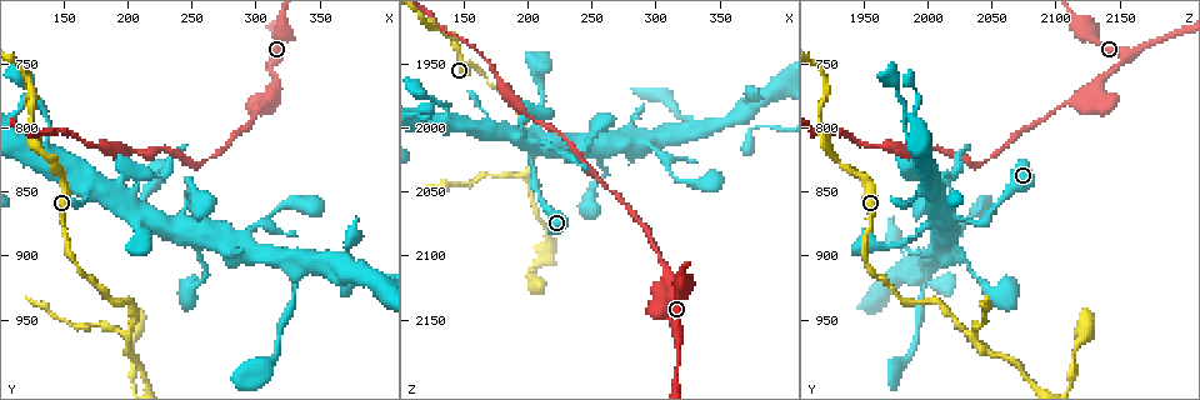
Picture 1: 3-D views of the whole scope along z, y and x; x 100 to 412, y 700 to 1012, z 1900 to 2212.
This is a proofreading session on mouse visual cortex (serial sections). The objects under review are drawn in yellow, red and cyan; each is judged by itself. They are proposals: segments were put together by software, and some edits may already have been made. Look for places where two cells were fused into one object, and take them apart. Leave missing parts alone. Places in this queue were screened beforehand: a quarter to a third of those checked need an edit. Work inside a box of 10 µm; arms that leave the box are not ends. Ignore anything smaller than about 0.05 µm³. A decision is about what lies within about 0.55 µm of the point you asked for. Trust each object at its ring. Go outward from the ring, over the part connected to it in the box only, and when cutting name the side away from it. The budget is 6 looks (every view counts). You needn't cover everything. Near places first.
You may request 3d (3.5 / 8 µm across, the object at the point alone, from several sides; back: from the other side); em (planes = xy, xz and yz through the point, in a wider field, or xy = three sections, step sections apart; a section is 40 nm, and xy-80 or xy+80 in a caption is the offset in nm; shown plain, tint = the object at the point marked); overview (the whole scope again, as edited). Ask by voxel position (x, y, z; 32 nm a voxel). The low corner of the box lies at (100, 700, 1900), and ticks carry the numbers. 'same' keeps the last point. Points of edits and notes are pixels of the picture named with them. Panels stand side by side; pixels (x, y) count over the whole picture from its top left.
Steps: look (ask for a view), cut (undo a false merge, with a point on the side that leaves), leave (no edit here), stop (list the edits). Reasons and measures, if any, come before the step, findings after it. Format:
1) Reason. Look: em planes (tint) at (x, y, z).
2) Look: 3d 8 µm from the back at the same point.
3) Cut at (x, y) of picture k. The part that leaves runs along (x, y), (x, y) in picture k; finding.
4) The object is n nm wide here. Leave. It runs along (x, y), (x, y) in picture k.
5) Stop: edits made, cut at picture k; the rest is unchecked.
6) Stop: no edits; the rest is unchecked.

Abrupt turn. Look: 3d 3.5 µm at (314, 772, 2132).

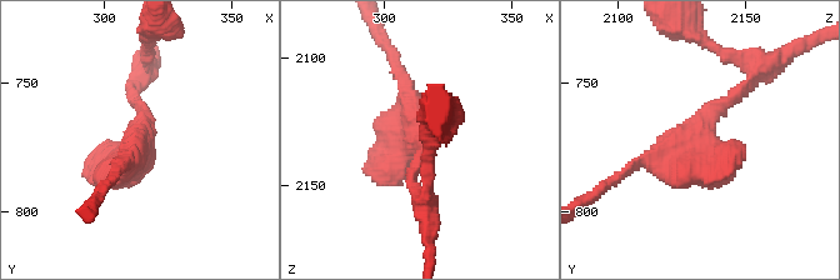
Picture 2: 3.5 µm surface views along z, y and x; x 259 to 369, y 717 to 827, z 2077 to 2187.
Now the EM. Look: em xy step 3 (tint) at (314, 770, 2130).

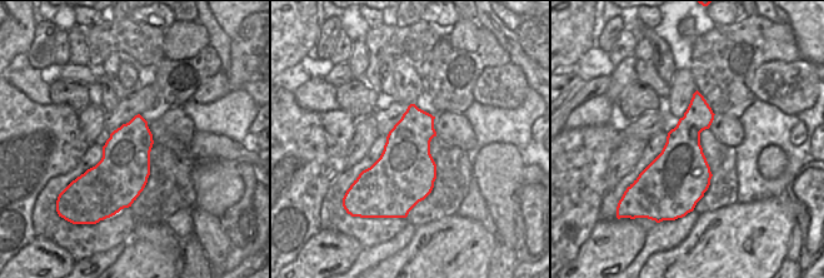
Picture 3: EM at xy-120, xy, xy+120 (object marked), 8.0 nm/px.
Leave. It runs along (754, 76), (683, 149), (629, 169) in picture 2; continuous, no second cell.

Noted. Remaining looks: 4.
Look: 3d 3.5 µm at (202, 868, 2020).

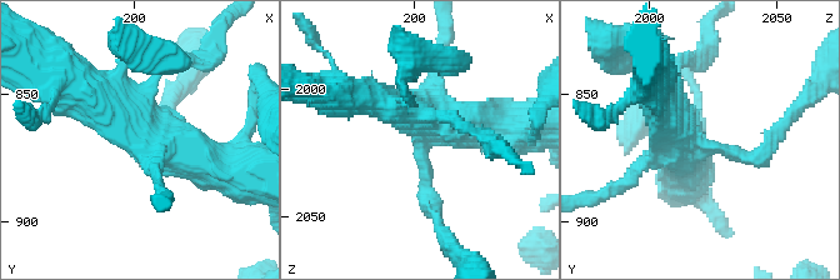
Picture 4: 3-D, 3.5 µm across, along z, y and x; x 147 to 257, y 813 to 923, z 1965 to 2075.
Now the EM. Look: em planes (tint) at (204, 871, 2020).

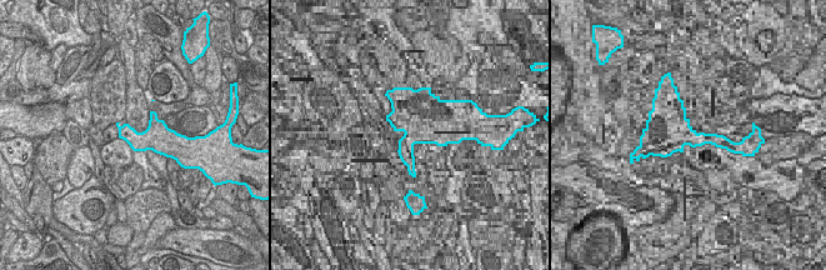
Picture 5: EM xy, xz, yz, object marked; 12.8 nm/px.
Leave. It runs along (433, 211), (421, 141), (444, 121), (498, 129) in picture 4; all the same cell.

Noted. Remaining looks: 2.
A fork. Look: 3d 8 µm at (202, 962, 2036).

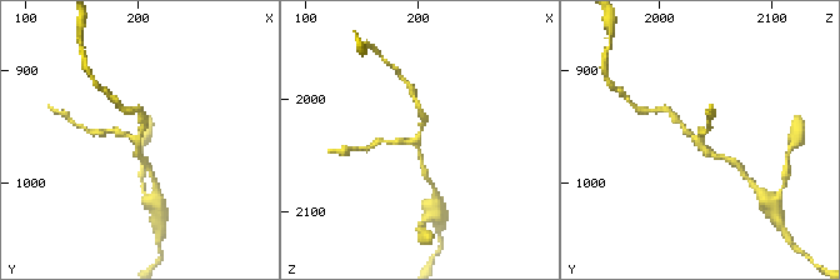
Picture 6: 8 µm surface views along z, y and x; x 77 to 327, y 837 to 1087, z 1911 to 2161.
Look: em planes (tint) at the same point.

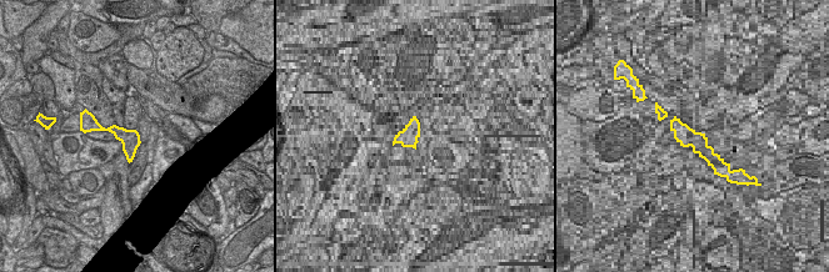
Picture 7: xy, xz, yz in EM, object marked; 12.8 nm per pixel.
Cut at (115, 129) of picture 6. The part that leaves runs along (134, 138), (85, 128) in picture 6; two cells meet here.

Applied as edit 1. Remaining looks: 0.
Stop: edits made, cut at picture 6; the rest is unchecked.

